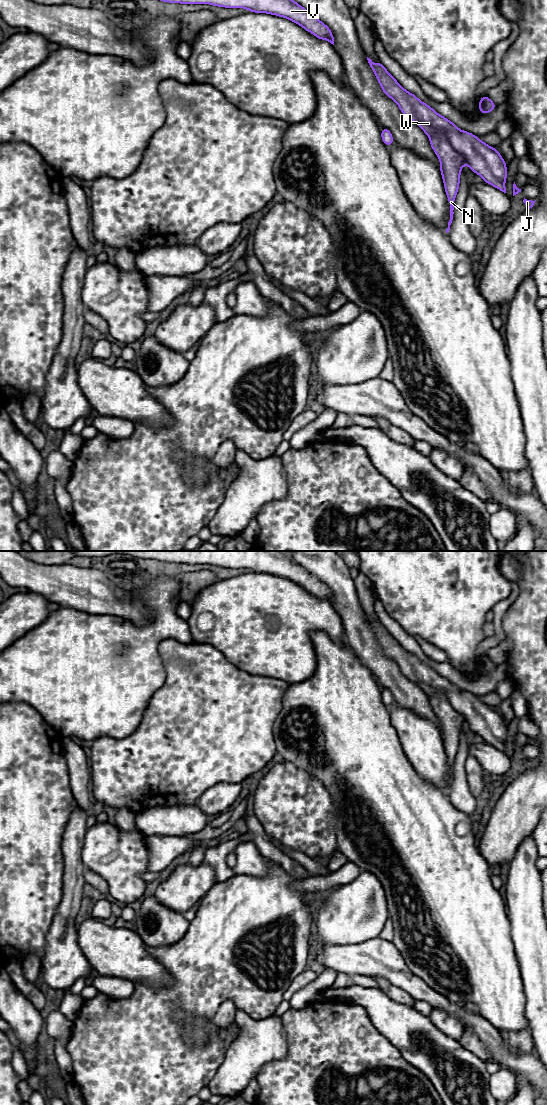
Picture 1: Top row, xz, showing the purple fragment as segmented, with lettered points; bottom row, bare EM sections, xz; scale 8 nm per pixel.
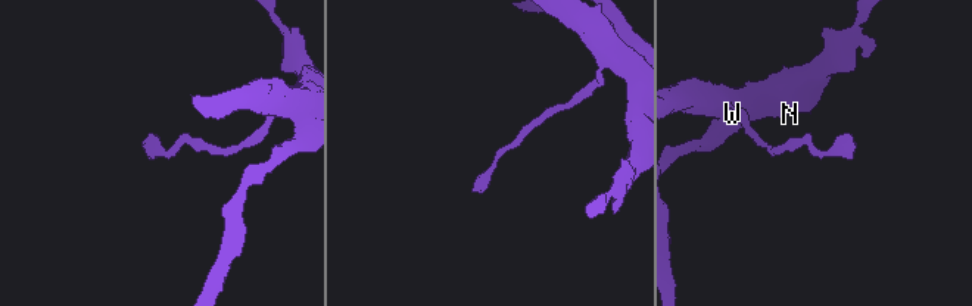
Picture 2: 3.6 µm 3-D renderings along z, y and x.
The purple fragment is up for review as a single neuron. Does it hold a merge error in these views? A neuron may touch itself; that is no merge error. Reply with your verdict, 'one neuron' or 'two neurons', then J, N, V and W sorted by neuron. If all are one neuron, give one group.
two neurons; groups J V W / N

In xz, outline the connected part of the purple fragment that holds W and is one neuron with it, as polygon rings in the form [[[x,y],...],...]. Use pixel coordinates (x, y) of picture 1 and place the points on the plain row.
[[[367,617],[368,623],[374,632],[376,639],[383,650],[383,653],[391,658],[399,667],[400,671],[405,677],[412,682],[416,683],[422,691],[428,695],[444,694],[452,707],[461,714],[465,719],[465,724],[468,725],[469,729],[479,735],[483,741],[491,746],[495,747],[506,753],[505,742],[507,740],[507,725],[505,720],[502,718],[498,709],[493,708],[480,700],[478,696],[459,689],[455,683],[451,682],[446,677],[437,673],[431,666],[422,662],[413,653],[408,652],[403,648],[399,642],[387,631],[385,626],[379,621],[375,624],[370,618]]]

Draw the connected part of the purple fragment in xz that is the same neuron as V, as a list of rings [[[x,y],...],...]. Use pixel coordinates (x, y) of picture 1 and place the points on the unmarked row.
[[[72,551],[87,559],[112,554],[179,564],[208,564],[223,568],[243,568],[286,578],[320,600],[334,605],[331,589],[282,551]]]

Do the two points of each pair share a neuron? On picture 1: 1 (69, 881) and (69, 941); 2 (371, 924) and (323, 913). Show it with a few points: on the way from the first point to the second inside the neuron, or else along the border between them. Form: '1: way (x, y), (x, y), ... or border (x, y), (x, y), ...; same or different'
1: way (70, 896), (69, 926); same
2: way (359, 916), (335, 916); same

